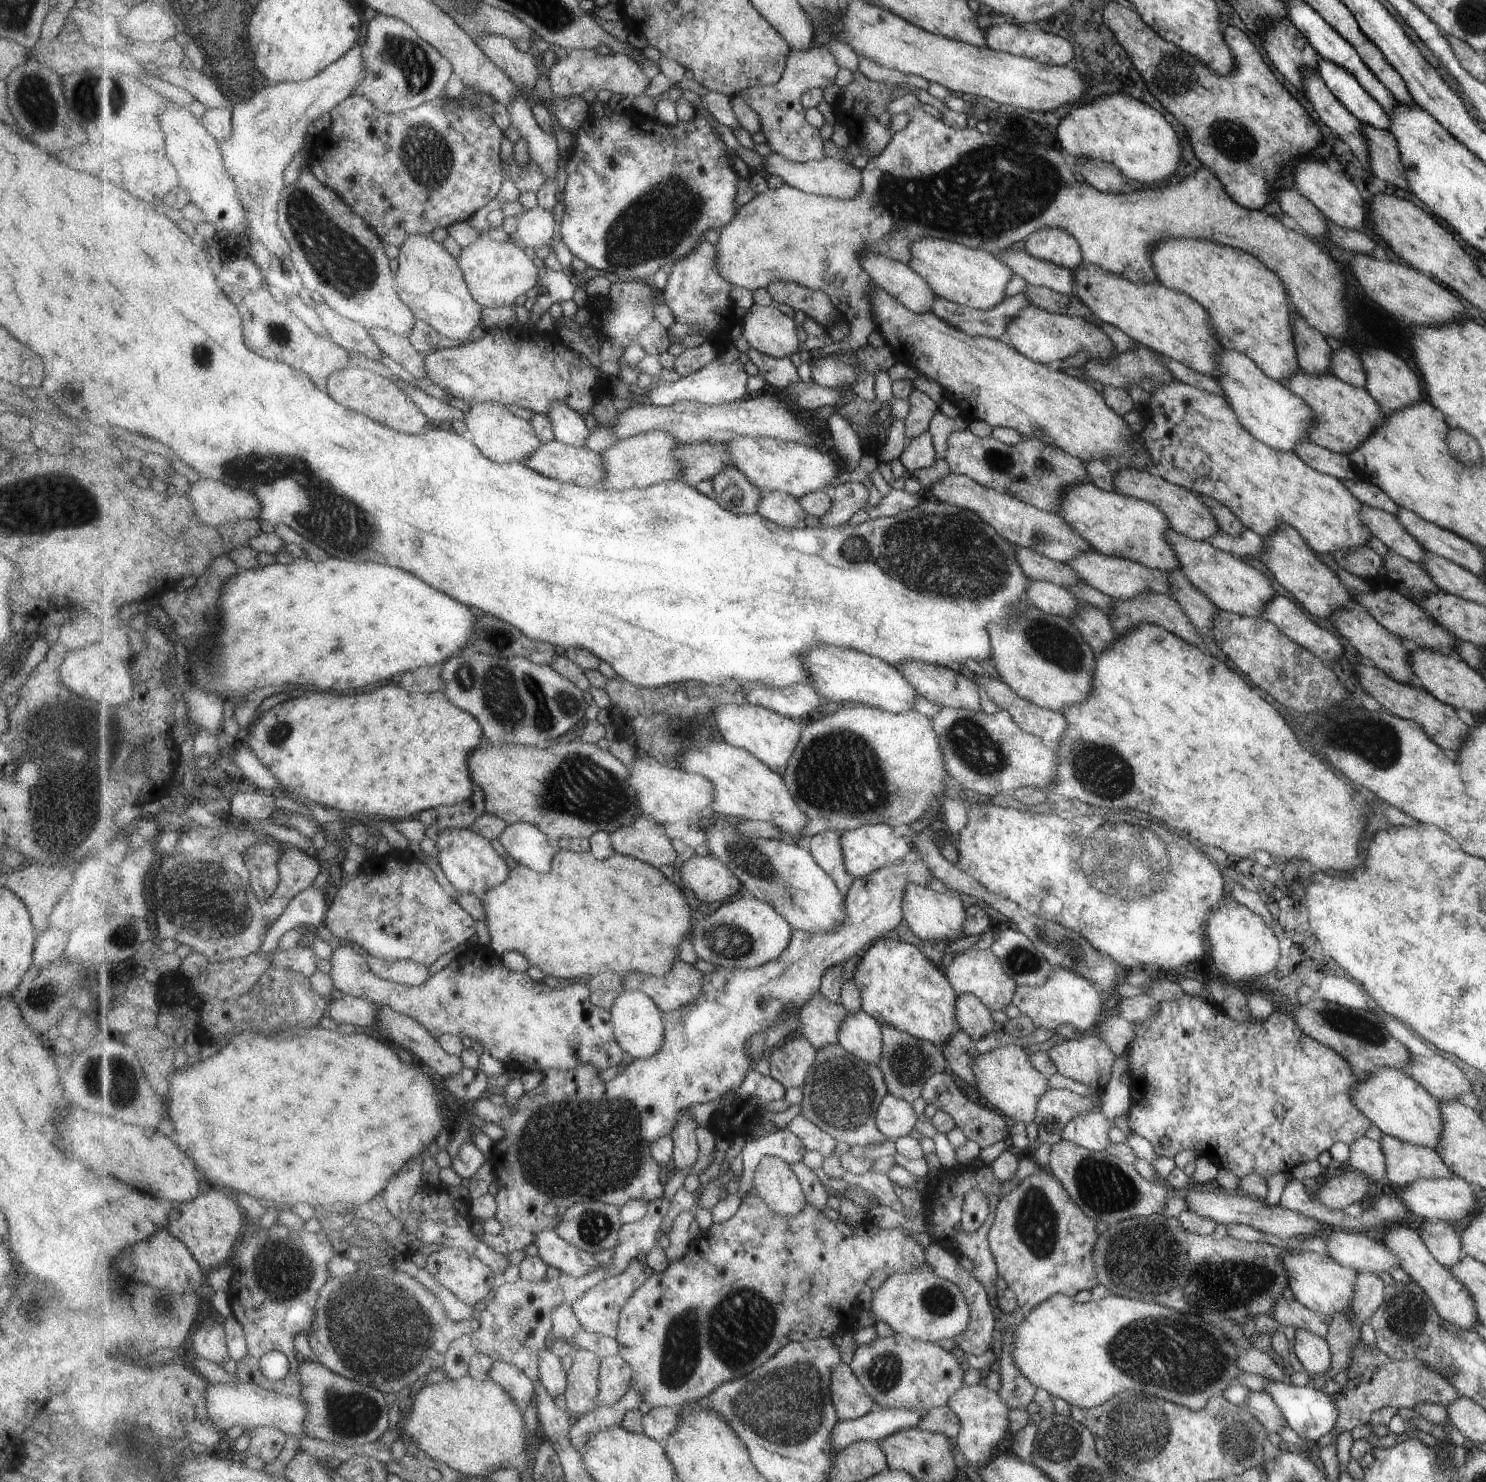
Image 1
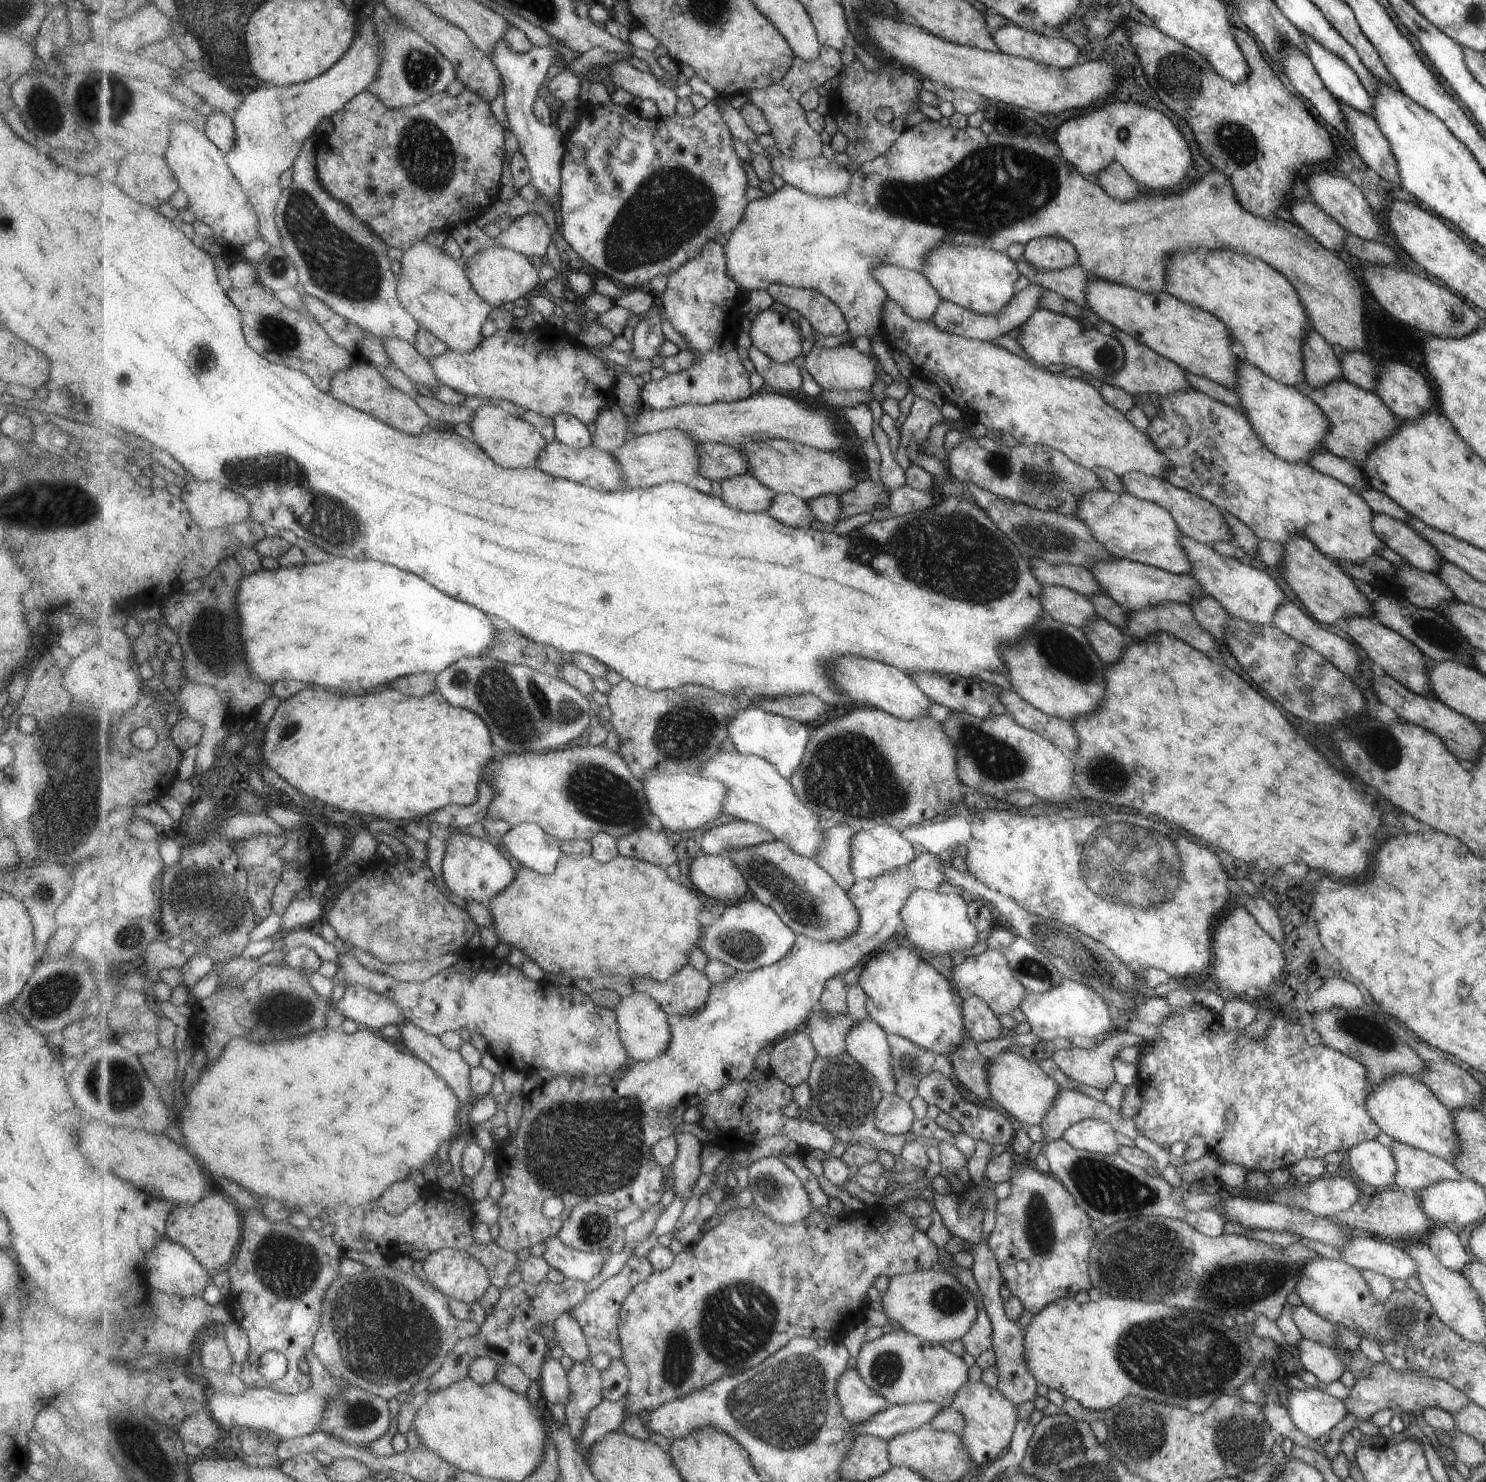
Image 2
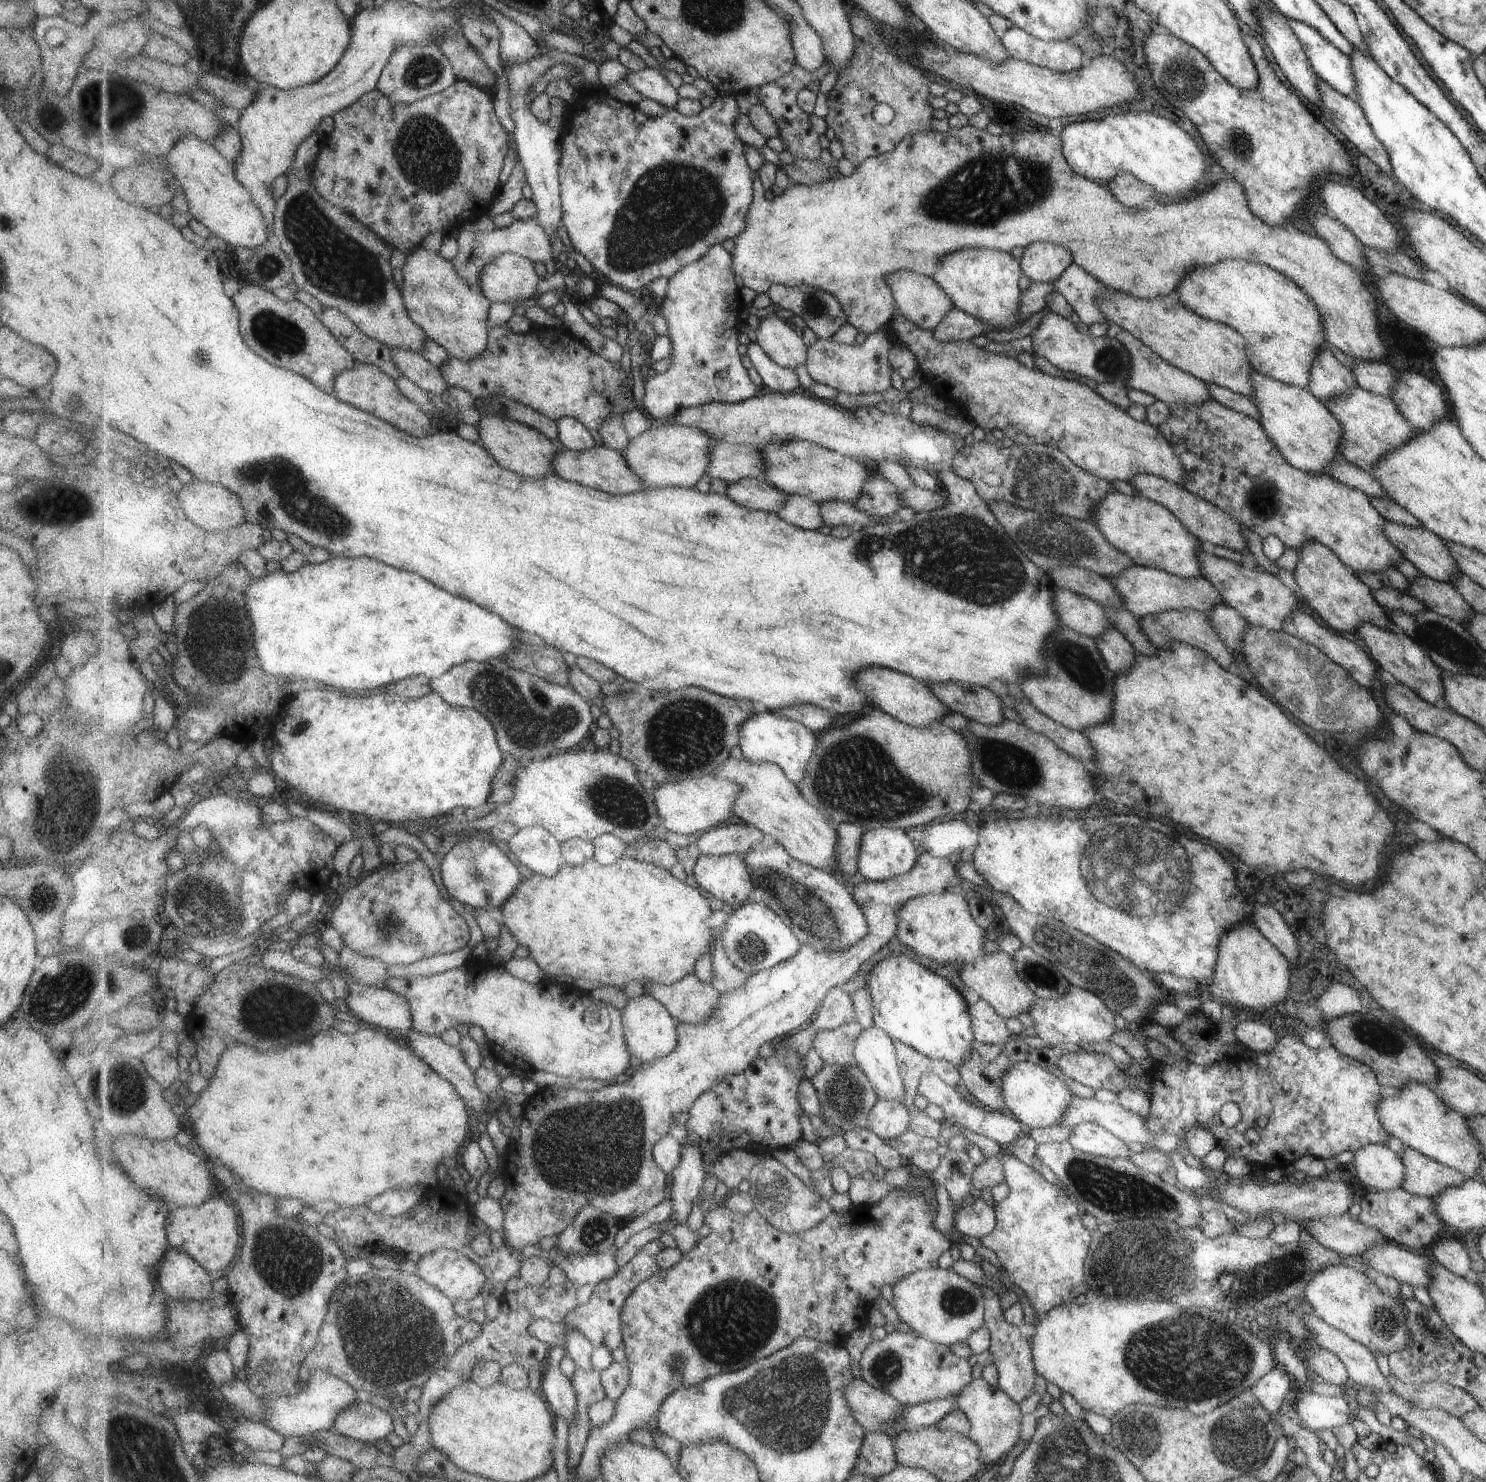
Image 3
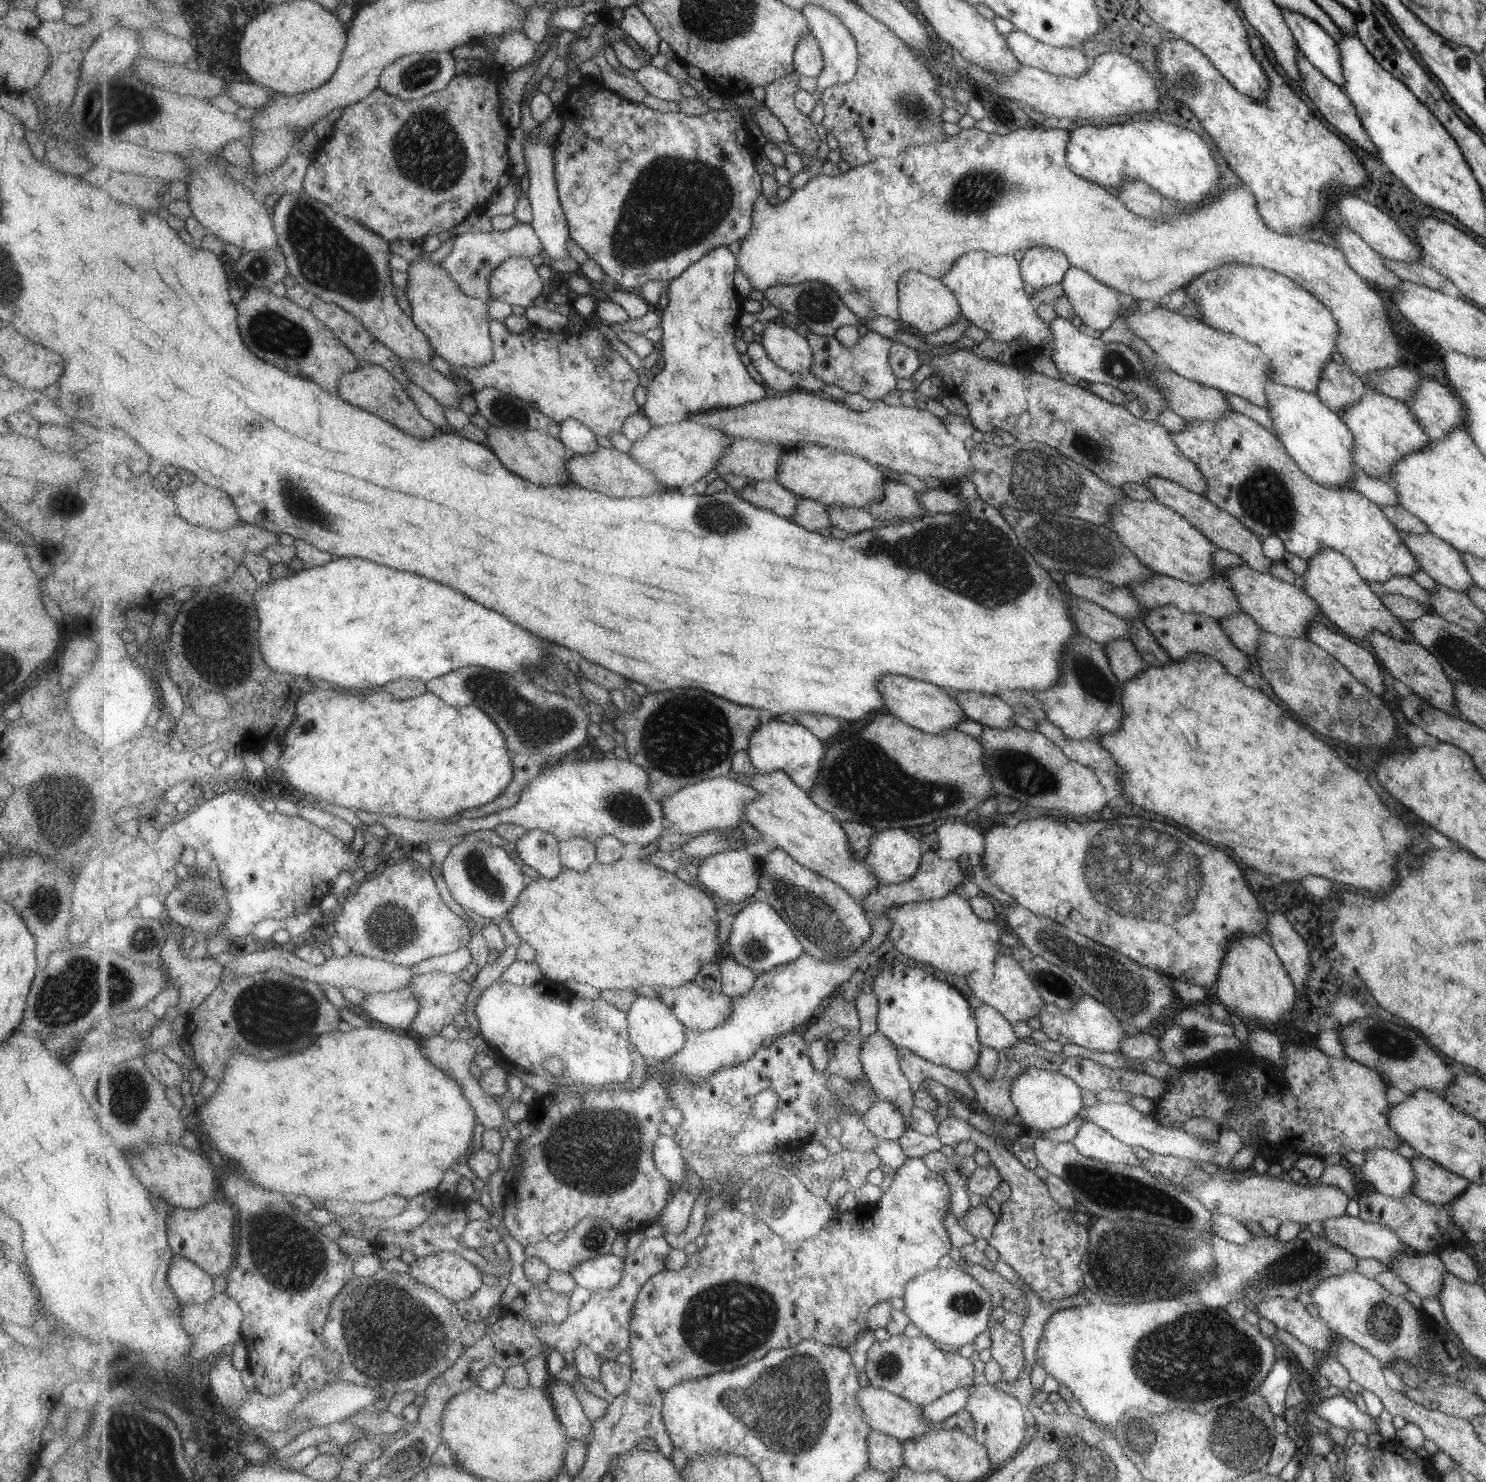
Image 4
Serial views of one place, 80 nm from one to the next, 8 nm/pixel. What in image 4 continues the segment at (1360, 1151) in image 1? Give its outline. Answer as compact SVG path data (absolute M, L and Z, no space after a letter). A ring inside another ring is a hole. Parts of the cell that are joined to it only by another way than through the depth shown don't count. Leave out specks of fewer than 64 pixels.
M1378 1148L1364 1152L1360 1173L1367 1184L1385 1196L1398 1199L1412 1193L1414 1171L1410 1161L1391 1149Z

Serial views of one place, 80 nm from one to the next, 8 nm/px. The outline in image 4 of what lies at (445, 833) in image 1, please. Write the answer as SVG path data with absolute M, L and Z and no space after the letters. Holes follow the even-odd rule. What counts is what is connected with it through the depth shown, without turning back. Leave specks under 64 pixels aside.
M463 840L450 849L441 864L443 878L451 896L458 904L474 911L487 920L496 922L507 916L518 903L521 893L528 885L528 878L512 856L500 846L484 841Z

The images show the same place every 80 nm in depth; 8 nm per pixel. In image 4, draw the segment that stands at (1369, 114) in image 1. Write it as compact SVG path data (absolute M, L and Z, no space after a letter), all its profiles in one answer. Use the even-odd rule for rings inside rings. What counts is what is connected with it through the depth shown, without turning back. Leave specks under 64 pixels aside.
M1280 9L1301 54L1327 80L1343 88L1344 76L1336 42L1315 22L1302 14Z

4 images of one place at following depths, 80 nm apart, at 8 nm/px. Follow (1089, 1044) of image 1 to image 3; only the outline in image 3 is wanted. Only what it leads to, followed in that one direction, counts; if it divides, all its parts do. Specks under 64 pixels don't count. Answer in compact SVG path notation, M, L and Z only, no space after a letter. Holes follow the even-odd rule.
M1063 1052L1060 1054L1060 1057L1056 1062L1056 1066L1065 1076L1076 1080L1085 1086L1089 1086L1093 1090L1105 1088L1109 1090L1111 1092L1111 1096L1114 1097L1119 1091L1123 1090L1123 1088L1130 1086L1135 1086L1135 1088L1139 1088L1139 1090L1150 1094L1150 1082L1147 1078L1147 1075L1142 1074L1140 1078L1137 1078L1137 1080L1135 1080L1135 1078L1128 1080L1117 1068L1111 1055L1094 1052Z

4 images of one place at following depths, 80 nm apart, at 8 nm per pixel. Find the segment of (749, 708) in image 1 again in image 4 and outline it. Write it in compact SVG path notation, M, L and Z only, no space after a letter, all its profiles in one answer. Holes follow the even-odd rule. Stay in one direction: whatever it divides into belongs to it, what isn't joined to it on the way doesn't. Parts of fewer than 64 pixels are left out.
M775 716L765 723L761 723L751 735L747 754L755 770L762 773L782 770L802 788L809 793L814 789L823 758L825 744L812 730L796 722L789 724L776 719Z

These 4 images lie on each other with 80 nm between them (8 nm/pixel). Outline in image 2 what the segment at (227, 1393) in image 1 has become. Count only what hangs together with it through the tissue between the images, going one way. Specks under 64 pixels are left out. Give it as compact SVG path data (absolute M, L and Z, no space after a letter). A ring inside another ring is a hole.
M313 1348L305 1350L305 1355L310 1368L309 1375L312 1378L309 1390L296 1395L270 1388L251 1387L247 1387L240 1395L217 1391L209 1398L208 1411L227 1430L241 1426L255 1428L277 1434L283 1440L310 1435L315 1432L316 1426L321 1422L330 1396L342 1391L342 1386L345 1384L324 1367L320 1356L316 1355Z

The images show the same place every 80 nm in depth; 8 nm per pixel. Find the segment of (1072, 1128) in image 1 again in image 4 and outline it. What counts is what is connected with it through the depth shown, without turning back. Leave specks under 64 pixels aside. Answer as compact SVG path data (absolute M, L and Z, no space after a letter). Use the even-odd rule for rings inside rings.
M1081 1121L1075 1136L1070 1141L1084 1157L1103 1161L1105 1164L1115 1163L1141 1167L1140 1160L1135 1157L1130 1146L1123 1144L1111 1136L1111 1133L1092 1122Z

